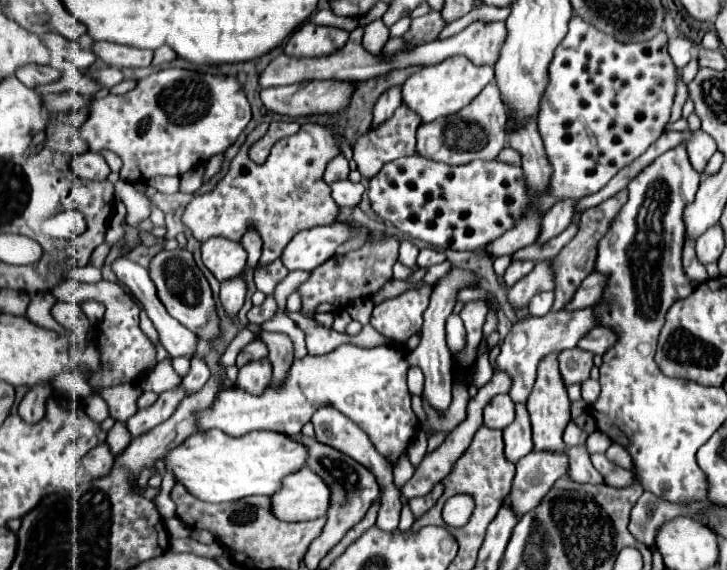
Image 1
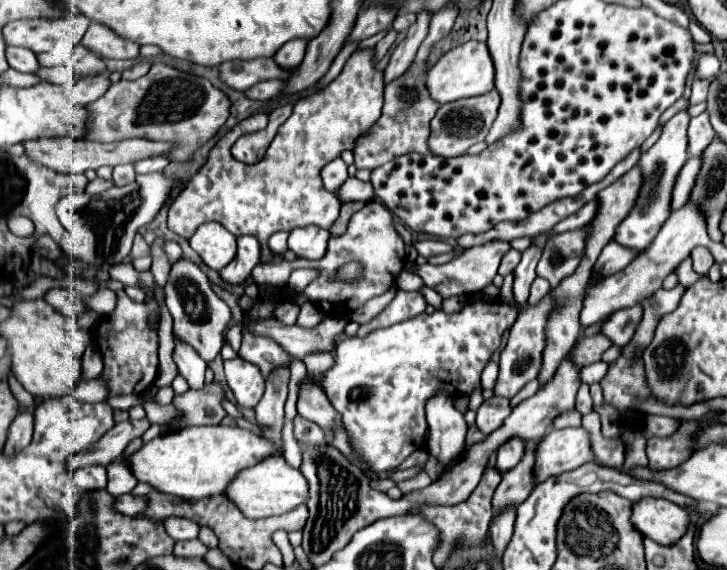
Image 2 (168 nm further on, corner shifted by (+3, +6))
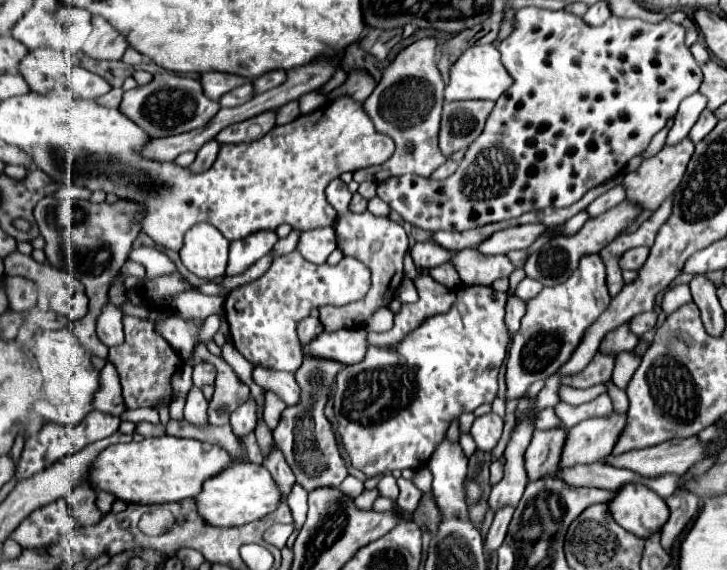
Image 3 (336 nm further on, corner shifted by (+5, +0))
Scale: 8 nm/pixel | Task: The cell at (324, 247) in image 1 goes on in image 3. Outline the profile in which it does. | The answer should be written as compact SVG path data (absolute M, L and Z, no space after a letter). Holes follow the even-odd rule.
M332 226L306 230L300 234L296 250L312 264L324 264L326 258L336 250L336 232Z

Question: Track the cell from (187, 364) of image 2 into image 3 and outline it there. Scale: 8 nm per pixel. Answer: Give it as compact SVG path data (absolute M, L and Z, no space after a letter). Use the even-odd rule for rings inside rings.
M192 386L186 396L184 418L192 424L206 424L206 408L208 408L208 400L204 398L202 388Z

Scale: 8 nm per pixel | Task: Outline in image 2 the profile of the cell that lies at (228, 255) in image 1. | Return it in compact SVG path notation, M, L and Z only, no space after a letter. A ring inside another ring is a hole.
M206 222L190 238L190 246L208 268L222 270L234 260L236 236L228 234L218 222Z

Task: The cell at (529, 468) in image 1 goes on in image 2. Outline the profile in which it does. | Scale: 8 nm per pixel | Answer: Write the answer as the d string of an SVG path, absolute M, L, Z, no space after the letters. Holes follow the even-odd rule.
M578 426L568 430L548 430L536 450L536 482L574 470L584 462L594 462L590 434Z

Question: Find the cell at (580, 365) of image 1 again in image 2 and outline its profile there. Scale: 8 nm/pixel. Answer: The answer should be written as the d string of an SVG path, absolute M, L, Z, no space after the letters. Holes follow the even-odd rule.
M596 334L596 336L590 336L590 338L580 338L576 348L572 350L572 356L576 356L574 360L582 368L582 366L588 366L592 362L598 362L610 346L612 346L612 342L604 334Z

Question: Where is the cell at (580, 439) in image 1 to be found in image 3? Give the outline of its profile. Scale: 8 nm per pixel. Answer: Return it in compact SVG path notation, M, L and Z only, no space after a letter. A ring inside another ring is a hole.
M544 408L538 418L536 418L536 428L538 430L552 430L552 428L562 428L562 420L556 416L554 408Z

